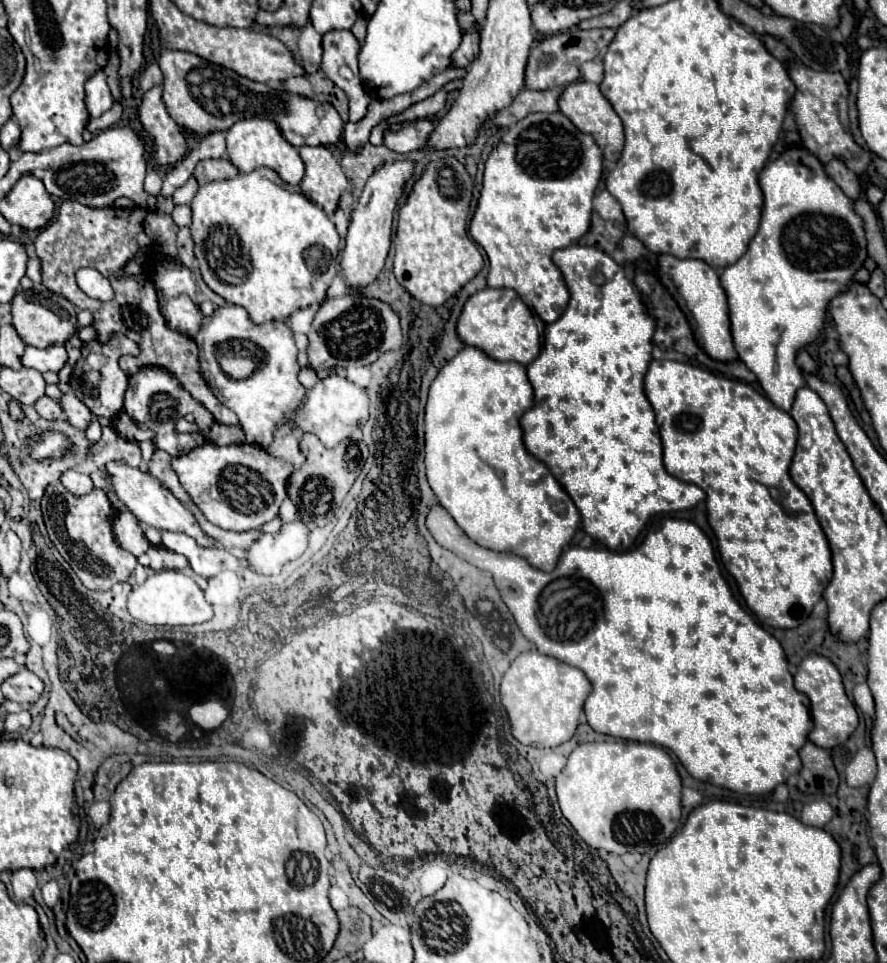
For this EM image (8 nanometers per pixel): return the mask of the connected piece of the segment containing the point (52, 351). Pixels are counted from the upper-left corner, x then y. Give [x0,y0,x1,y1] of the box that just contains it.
[21,345,67,371]

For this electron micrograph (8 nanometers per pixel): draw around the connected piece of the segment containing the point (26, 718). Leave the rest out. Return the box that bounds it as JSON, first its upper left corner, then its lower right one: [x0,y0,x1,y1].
[5,711,31,731]

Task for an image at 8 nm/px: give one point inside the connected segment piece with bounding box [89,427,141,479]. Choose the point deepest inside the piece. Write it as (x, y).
(112, 447)

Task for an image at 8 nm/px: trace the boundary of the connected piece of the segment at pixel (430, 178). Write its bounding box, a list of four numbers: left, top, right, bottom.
[395,157,483,307]

